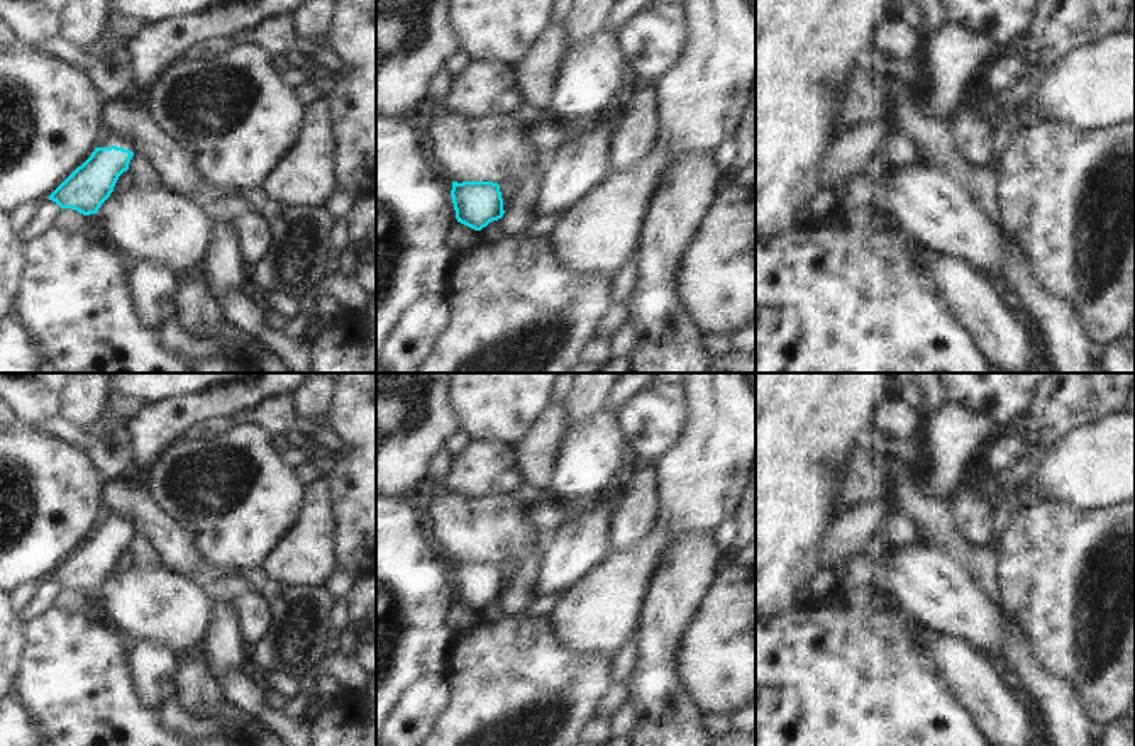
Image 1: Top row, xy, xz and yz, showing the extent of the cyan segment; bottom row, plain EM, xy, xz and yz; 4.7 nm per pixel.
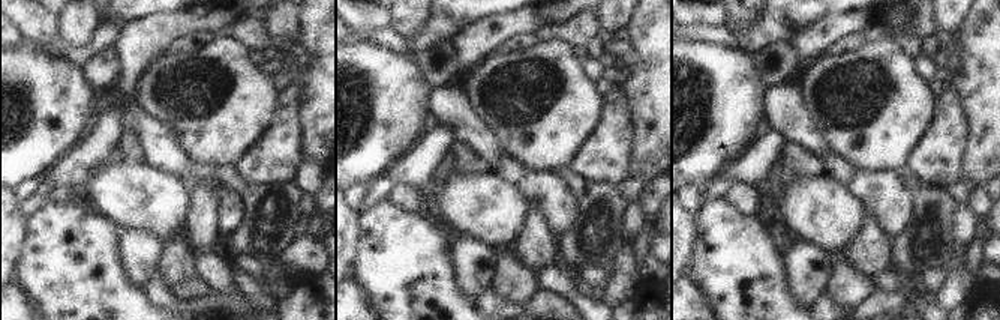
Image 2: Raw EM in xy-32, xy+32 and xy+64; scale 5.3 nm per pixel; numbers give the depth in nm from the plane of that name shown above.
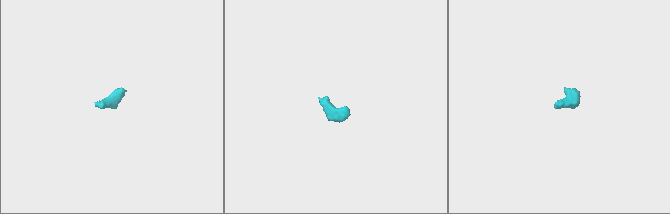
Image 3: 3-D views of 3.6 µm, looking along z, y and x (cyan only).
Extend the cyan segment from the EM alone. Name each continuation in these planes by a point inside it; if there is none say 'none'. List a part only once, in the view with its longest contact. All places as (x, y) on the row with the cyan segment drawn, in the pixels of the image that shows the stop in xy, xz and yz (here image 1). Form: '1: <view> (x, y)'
none.

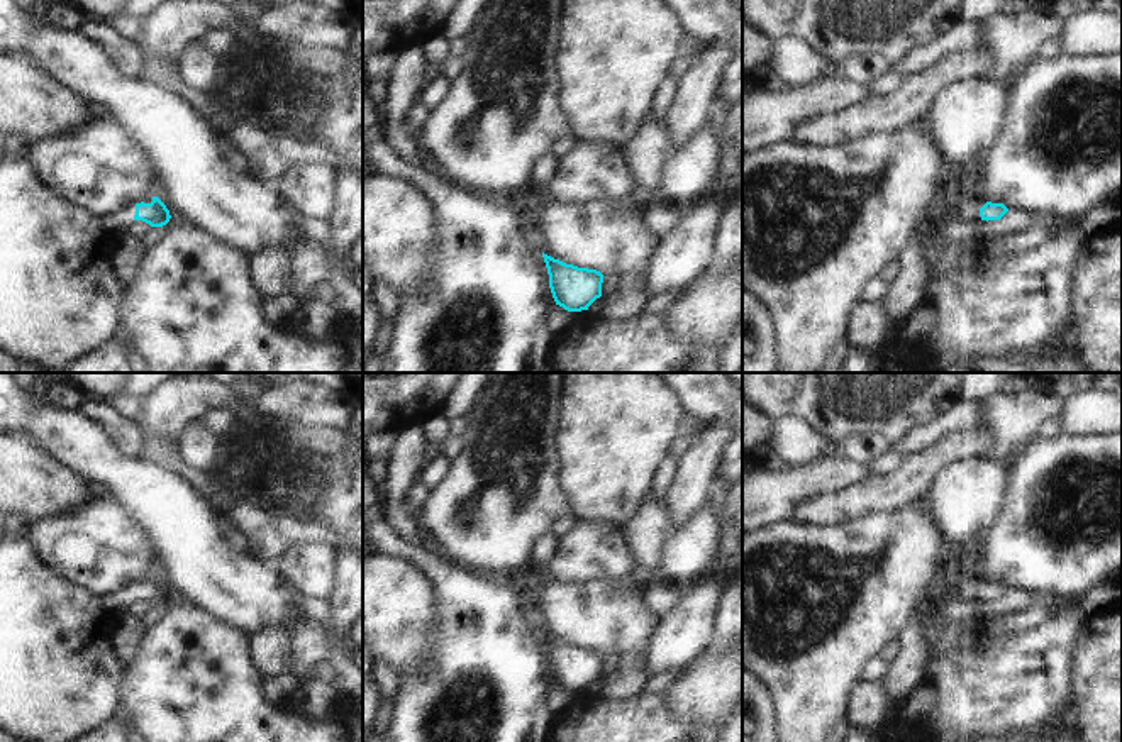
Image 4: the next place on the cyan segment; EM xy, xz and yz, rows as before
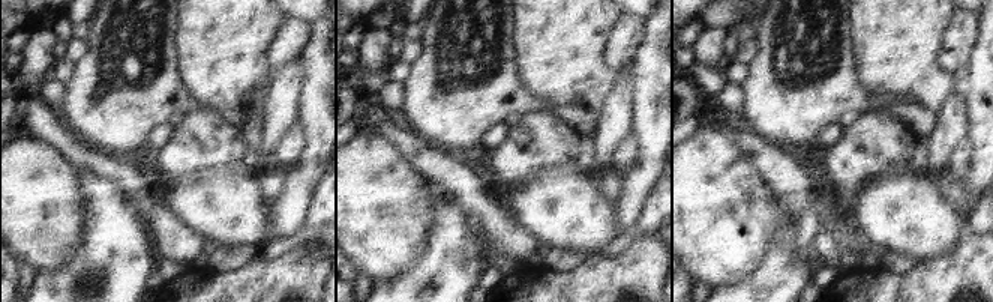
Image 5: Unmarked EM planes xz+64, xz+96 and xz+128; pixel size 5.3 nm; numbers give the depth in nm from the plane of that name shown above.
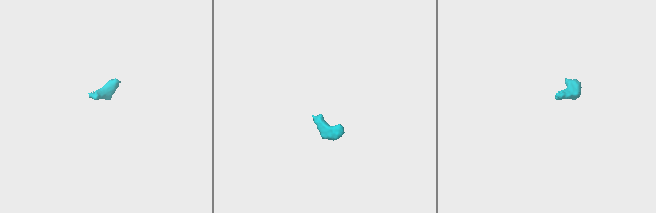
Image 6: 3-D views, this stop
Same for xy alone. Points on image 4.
1: xy (119, 221).

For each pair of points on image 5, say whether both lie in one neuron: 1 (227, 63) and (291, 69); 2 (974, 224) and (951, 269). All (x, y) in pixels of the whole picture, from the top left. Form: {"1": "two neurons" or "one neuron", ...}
{"1": "two neurons", "2": "two neurons"}

